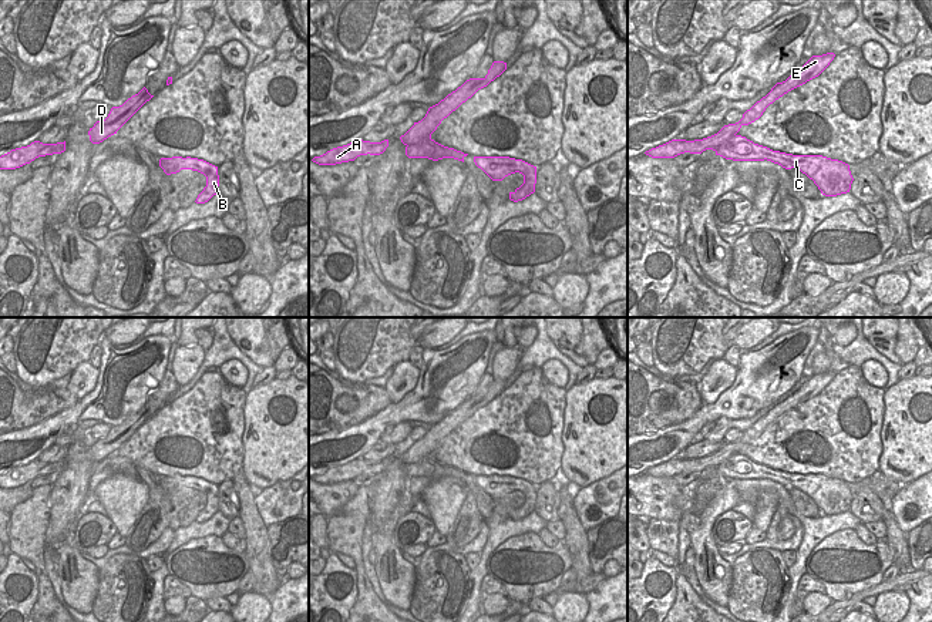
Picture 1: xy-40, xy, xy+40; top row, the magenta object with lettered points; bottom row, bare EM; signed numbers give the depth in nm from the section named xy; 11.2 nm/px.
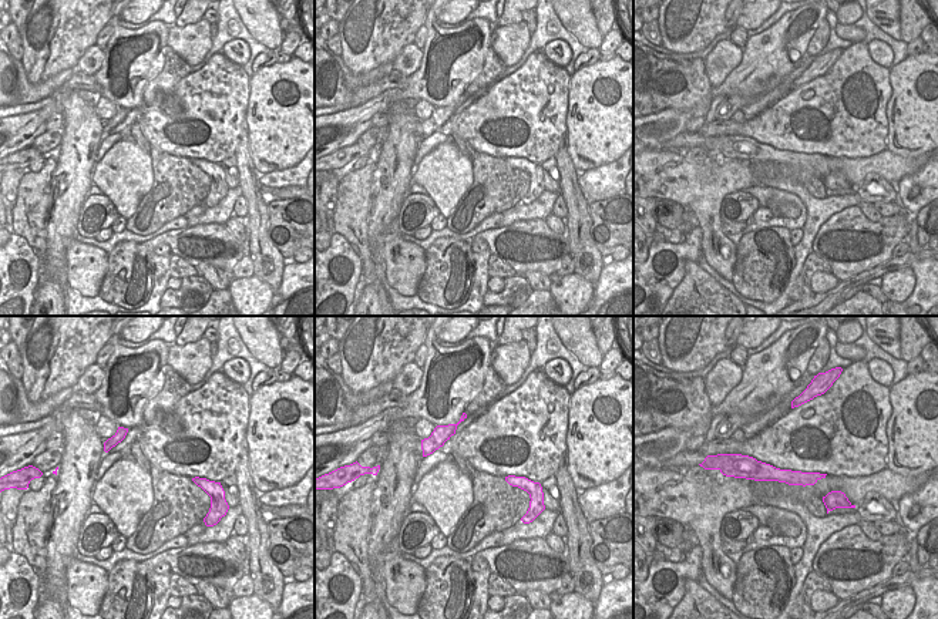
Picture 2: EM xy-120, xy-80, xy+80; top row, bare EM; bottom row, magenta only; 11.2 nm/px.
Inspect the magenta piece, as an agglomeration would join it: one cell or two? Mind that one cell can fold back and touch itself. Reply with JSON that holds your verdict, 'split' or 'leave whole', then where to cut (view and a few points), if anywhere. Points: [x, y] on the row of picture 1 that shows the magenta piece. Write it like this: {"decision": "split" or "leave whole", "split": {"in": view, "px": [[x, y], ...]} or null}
{"decision": "split", "split": {"in": "xy+40", "px": [[734, 134], [712, 148]]}}

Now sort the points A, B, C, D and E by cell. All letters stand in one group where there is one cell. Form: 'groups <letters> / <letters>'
groups A D E / B C

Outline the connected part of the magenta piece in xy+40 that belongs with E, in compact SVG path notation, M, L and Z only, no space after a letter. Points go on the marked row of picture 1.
M834 53L812 56L797 73L790 75L785 81L777 83L766 97L743 114L743 118L738 122L724 125L717 134L694 141L672 139L663 145L646 151L645 154L652 158L674 158L684 152L701 154L706 149L719 147L721 142L734 137L743 125L748 125L758 120L766 108L775 100L818 77L830 65L834 57Z

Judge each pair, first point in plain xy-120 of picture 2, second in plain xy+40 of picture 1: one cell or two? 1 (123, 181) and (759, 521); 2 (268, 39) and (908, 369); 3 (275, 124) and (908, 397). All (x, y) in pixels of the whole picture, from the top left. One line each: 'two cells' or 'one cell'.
1: one cell
2: two cells
3: one cell

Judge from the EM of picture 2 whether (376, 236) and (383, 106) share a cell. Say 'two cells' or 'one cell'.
two cells

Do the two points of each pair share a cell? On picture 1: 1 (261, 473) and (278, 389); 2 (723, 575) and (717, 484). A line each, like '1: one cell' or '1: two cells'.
1: one cell
2: two cells

